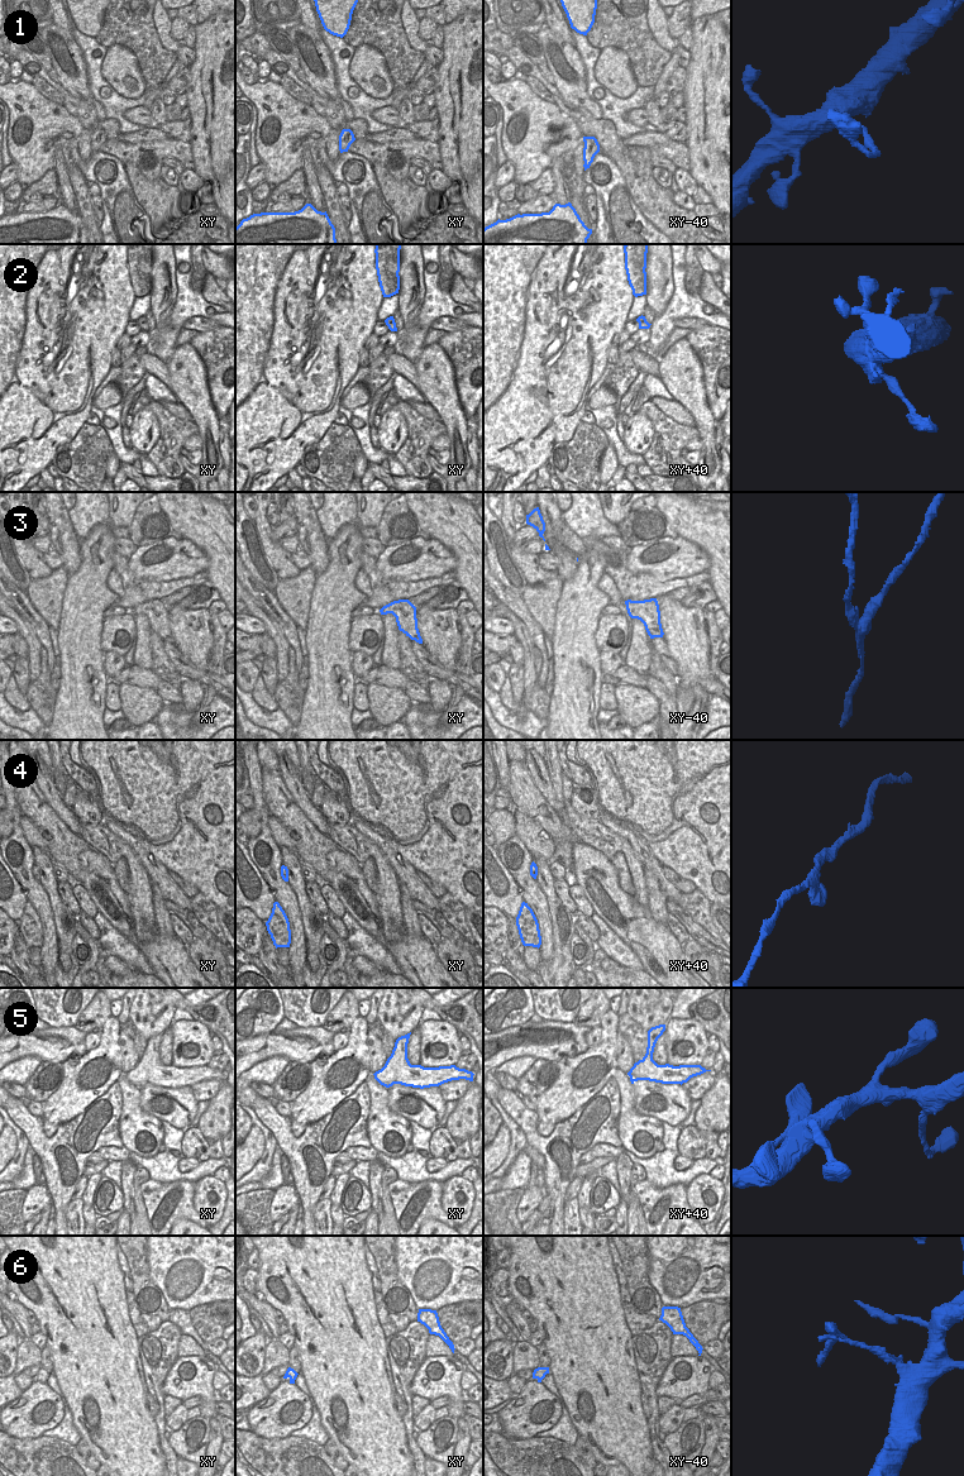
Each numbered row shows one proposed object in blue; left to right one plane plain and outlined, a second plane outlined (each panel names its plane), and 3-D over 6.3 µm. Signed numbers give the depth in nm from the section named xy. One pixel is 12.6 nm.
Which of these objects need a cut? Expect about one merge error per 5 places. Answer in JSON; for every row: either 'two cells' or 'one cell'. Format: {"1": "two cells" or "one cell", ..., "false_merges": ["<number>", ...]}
{"1": "one cell", "2": "one cell", "3": "two cells", "4": "one cell", "5": "one cell", "6": "two cells", "false_merges": ["3", "6"]}

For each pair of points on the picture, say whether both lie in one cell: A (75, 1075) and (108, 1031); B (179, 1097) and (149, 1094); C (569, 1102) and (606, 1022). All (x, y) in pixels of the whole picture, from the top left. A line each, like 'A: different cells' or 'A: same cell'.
A: same cell
B: same cell
C: same cell

